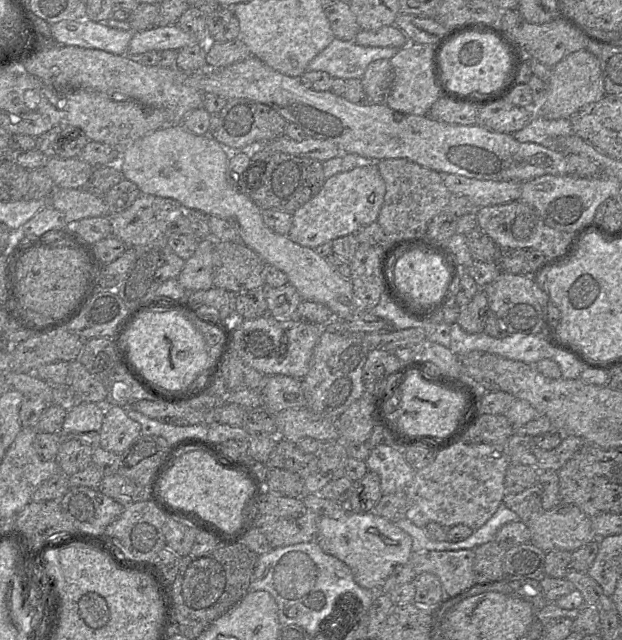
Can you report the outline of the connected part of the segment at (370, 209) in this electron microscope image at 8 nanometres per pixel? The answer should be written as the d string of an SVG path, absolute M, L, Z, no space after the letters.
M361 162L352 170L341 171L327 178L318 194L292 213L288 237L304 247L315 249L337 238L354 235L377 221L385 192L385 182L375 162Z

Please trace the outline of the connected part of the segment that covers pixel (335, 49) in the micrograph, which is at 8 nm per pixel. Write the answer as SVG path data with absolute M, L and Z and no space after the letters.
M334 38L308 64L307 70L325 71L332 78L361 79L367 66L379 59L390 59L400 48L361 46L355 41Z

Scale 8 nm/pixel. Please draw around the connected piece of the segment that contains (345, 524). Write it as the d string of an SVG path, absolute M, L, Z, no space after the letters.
M345 506L344 512L338 517L321 517L318 520L315 541L325 553L350 568L355 582L360 587L371 591L379 591L394 569L409 563L412 557L412 538L395 523L374 511L354 513L348 511Z

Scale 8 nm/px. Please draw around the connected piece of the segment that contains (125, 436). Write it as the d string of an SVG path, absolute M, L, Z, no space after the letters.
M105 406L97 445L121 454L141 434L141 425L128 416L127 407Z

